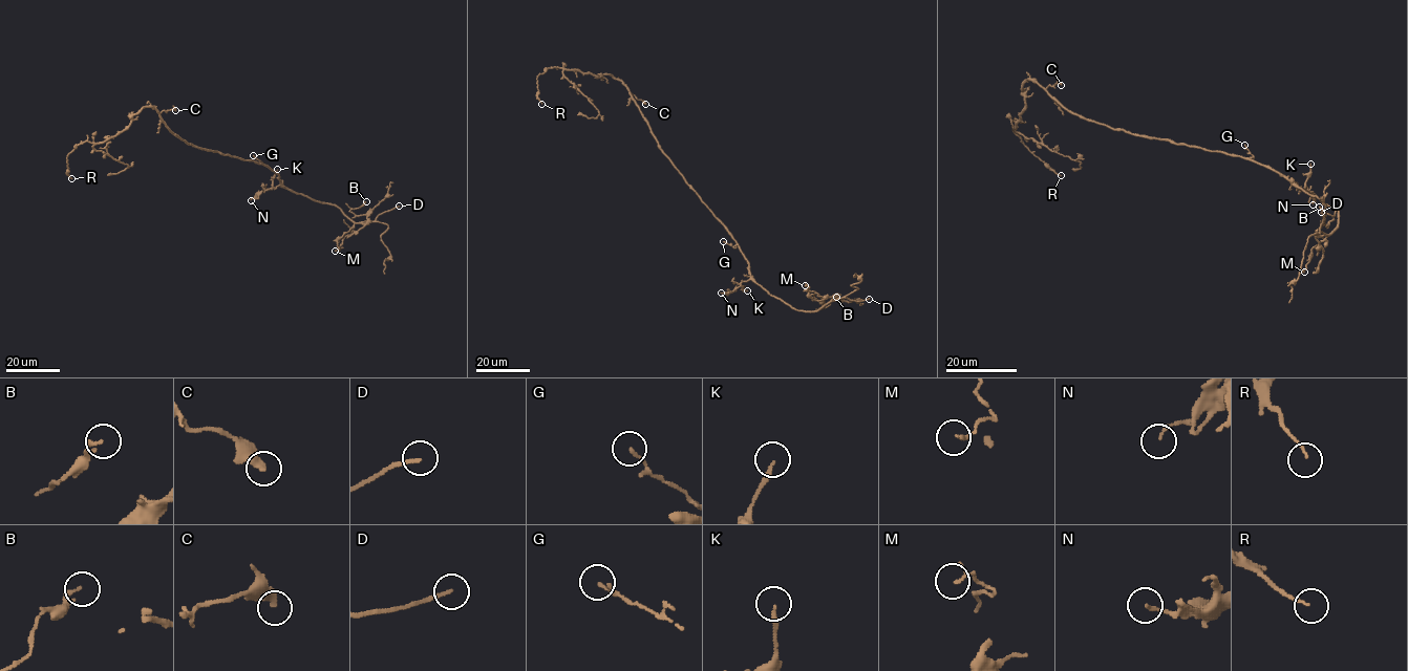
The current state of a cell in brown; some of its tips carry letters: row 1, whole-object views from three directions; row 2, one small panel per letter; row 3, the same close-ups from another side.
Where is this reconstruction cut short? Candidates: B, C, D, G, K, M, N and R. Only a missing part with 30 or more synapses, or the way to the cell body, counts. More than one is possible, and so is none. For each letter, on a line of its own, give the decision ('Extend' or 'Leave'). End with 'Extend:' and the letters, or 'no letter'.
B: Leave
C: Leave
D: Extend
G: Leave
K: Leave
M: Leave
N: Leave
R: Leave
Extend: D

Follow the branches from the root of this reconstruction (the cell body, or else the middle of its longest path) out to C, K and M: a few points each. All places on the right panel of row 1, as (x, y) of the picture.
C: (1176, 144), (1132, 134), (1081, 117), (1065, 109), (1046, 89), (1049, 85), (1061, 85)
K: (1176, 144), (1249, 158), (1278, 171), (1300, 189), (1305, 187), (1310, 164)
M: (1176, 144), (1249, 158), (1278, 171), (1296, 188), (1335, 208), (1338, 211), (1338, 225), (1312, 249), (1304, 272)

